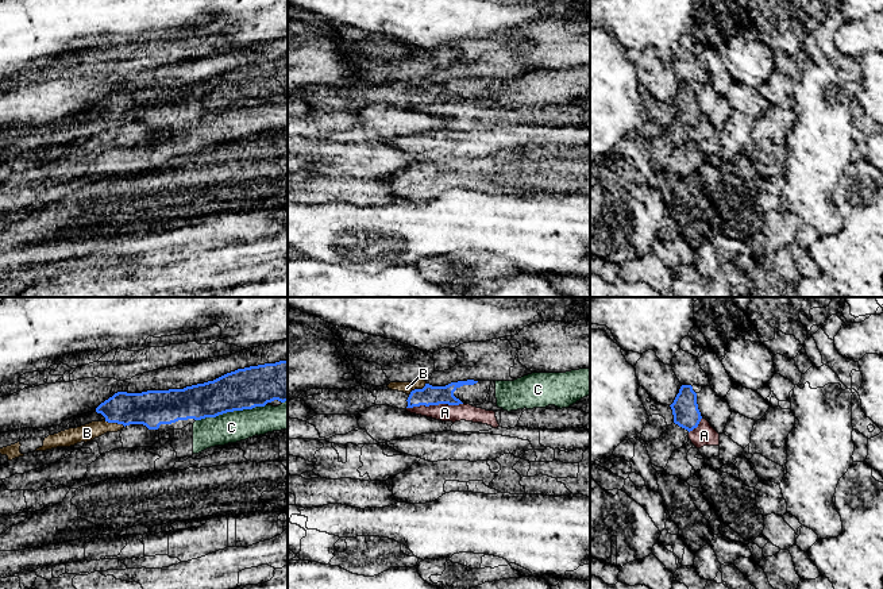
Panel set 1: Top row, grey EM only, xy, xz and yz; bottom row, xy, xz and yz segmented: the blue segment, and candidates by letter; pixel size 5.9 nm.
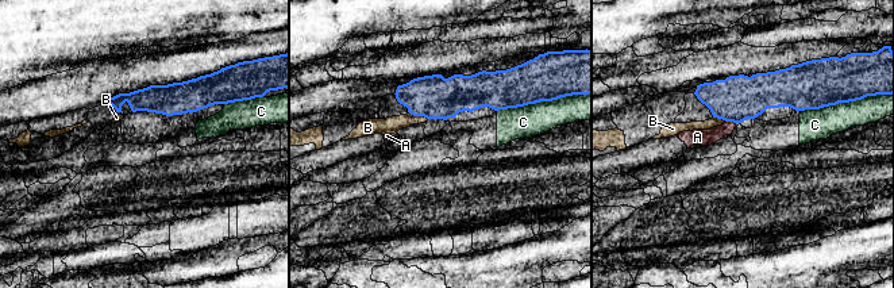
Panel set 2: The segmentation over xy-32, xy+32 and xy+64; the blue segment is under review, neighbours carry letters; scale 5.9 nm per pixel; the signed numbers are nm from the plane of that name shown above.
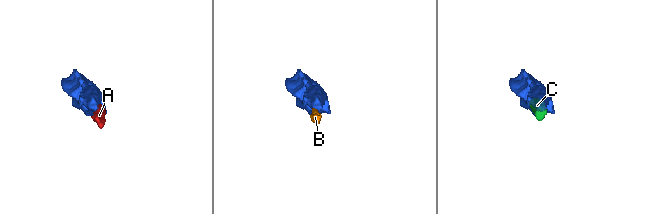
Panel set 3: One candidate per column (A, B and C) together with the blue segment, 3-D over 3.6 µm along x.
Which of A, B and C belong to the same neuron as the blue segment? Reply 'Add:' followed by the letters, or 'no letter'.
Add: B

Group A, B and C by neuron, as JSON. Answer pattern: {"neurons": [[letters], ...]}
{"neurons": [["A"], ["B"], ["C"]]}

